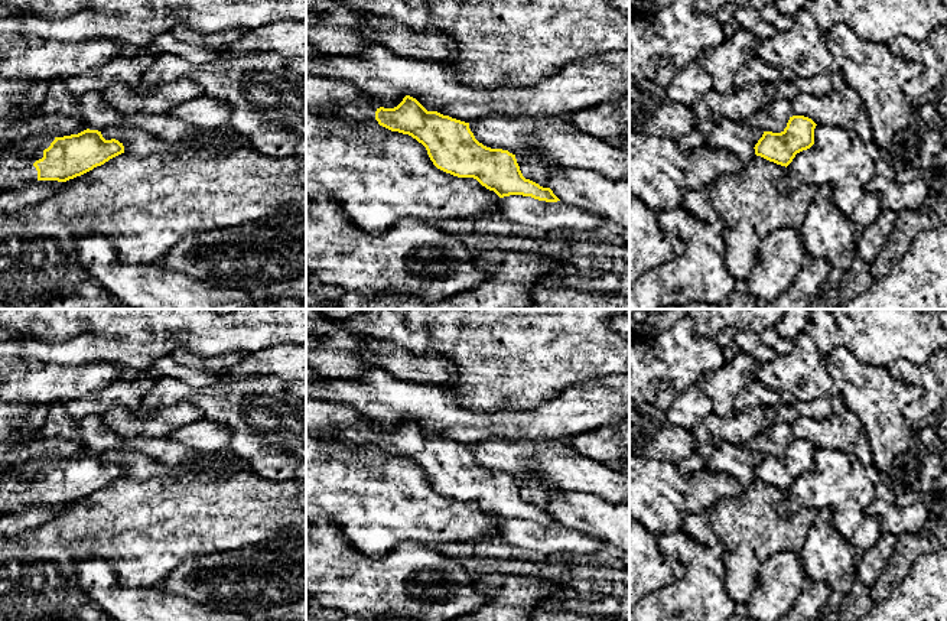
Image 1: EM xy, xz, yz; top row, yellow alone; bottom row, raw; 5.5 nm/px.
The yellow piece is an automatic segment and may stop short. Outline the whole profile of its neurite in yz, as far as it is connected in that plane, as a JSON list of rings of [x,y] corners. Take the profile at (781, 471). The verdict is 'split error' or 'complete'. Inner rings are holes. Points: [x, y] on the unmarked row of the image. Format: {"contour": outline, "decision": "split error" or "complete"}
{"contour": [[[793,439],[781,456],[764,455],[754,471],[755,478],[787,491],[797,477],[814,468],[816,449],[808,440]]], "decision": "complete"}

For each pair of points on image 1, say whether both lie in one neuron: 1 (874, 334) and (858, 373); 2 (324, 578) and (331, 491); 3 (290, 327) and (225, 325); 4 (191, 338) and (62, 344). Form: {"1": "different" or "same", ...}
{"1": "different", "2": "different", "3": "same", "4": "different"}

